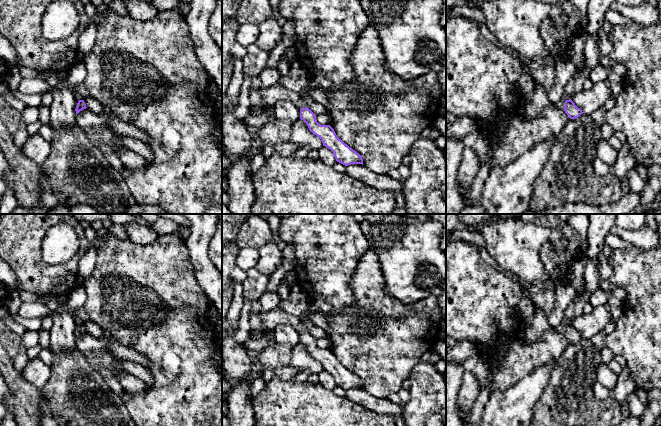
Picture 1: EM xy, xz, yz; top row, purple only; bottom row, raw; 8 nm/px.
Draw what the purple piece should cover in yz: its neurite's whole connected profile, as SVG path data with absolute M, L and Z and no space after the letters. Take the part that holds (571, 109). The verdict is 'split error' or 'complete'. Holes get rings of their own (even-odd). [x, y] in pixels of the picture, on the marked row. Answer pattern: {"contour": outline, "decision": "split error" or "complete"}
{"contour": "M564 99L555 104L555 106L563 109L570 119L578 118L581 114L583 114L582 110L578 108L571 99Z", "decision": "split error"}

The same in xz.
{"contour": "M279 82L259 90L262 98L262 104L265 108L274 106L278 101L291 101L300 109L300 119L303 120L309 130L319 137L323 146L330 149L337 162L348 166L351 164L362 164L362 156L350 148L341 139L339 139L330 125L321 125L316 120L316 115L305 105L299 93L283 87Z", "decision": "split error"}

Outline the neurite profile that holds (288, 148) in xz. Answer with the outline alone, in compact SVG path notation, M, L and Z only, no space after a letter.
M287 142L274 146L275 152L281 155L293 155L300 148L299 146Z

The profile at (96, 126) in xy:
M88 108L76 114L77 125L86 132L94 146L98 147L100 143L105 143L118 155L126 147L119 143L119 137L122 135L111 130L108 119L108 114L96 114Z

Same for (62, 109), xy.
M71 87L54 90L50 110L52 128L67 128L76 122L76 103L78 97Z

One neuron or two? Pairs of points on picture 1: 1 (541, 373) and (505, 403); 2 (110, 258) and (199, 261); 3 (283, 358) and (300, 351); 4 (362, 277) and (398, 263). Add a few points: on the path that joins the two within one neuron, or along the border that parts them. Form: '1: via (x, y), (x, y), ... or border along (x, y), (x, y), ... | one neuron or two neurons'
1: via (532, 382), (514, 400) | one neuron
2: border along (184, 242), (194, 275), (199, 283) | two neurons
3: border along (294, 346), (288, 365) | two neurons
4: border along (370, 249), (378, 258), (386, 293) | two neurons

